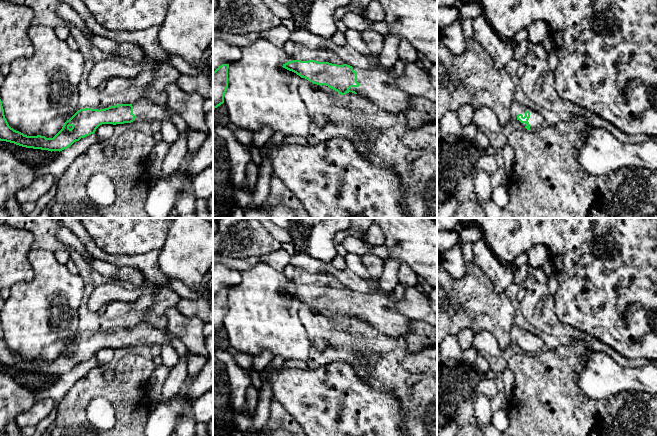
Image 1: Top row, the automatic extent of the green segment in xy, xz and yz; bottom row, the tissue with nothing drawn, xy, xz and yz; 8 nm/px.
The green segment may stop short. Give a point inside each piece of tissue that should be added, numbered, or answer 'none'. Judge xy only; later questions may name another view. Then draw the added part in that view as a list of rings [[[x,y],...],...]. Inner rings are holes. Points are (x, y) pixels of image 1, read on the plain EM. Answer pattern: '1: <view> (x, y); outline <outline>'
1: xy (144, 333); outline [[[142,322],[132,327],[133,338],[136,340],[133,346],[161,346],[171,342],[168,332],[155,328],[152,324]]]

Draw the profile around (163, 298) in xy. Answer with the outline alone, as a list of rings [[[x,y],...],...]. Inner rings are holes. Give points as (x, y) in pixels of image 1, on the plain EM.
[[[165,287],[156,289],[152,295],[153,304],[147,312],[144,322],[152,324],[161,331],[168,332],[166,310],[175,307],[180,297],[174,290]]]

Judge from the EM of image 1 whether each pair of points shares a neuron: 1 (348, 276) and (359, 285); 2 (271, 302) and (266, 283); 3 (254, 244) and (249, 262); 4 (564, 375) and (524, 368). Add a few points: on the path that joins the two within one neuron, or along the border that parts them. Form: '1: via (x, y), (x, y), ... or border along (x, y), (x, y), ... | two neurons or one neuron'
1: via (351, 279), (356, 283) | one neuron
2: via (266, 297), (266, 288) | one neuron
3: border along (274, 250), (260, 256), (227, 256) | two neurons
4: via (554, 375), (534, 374) | one neuron

